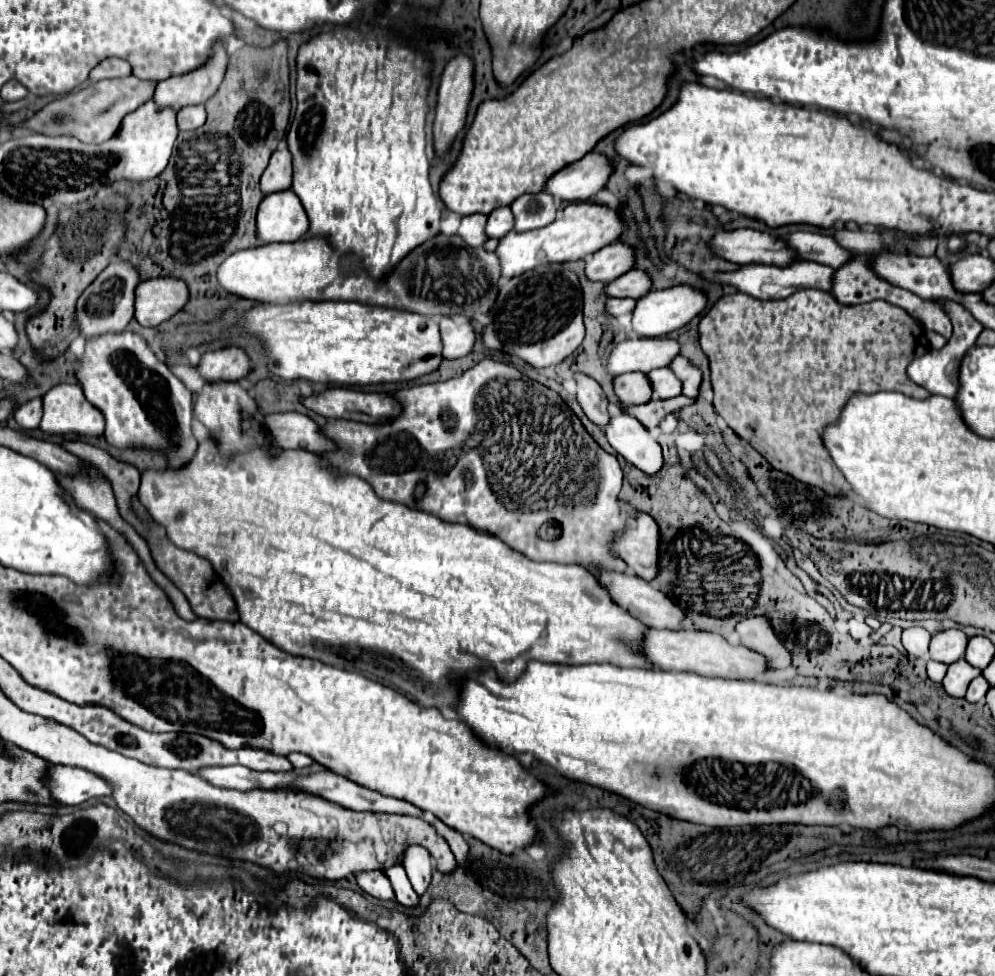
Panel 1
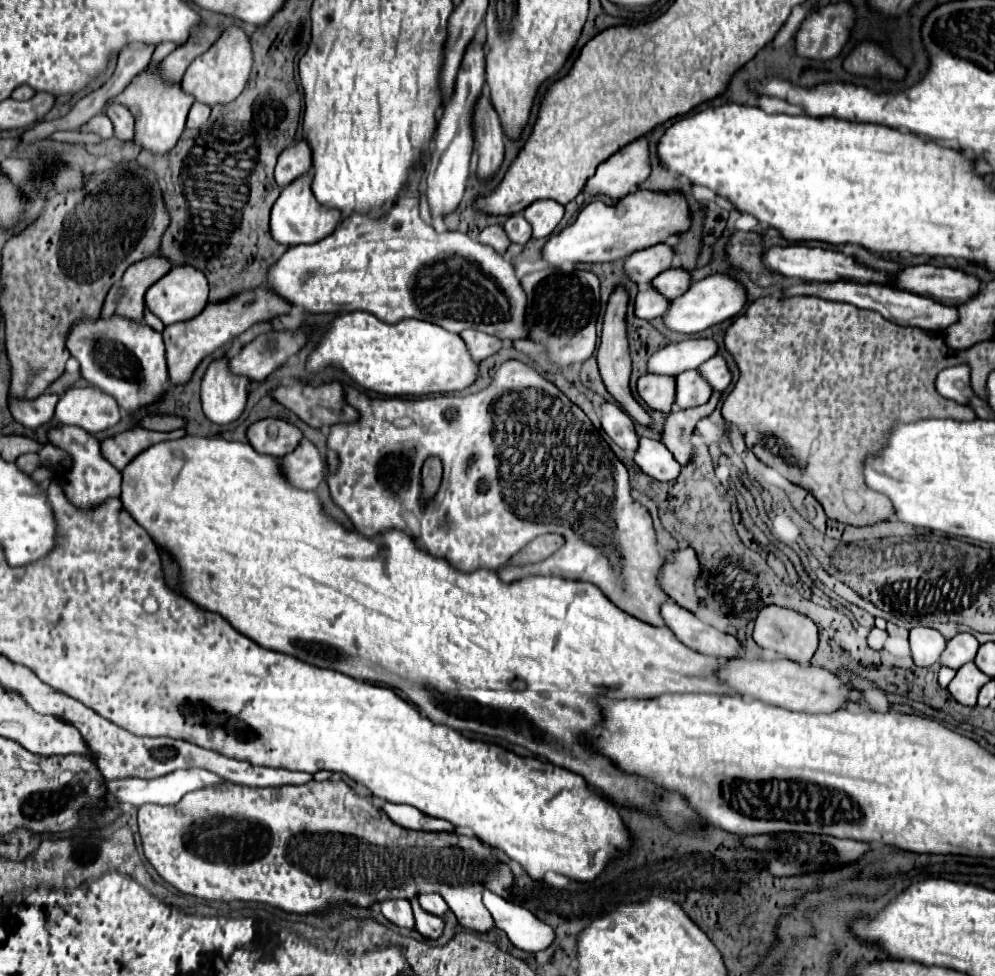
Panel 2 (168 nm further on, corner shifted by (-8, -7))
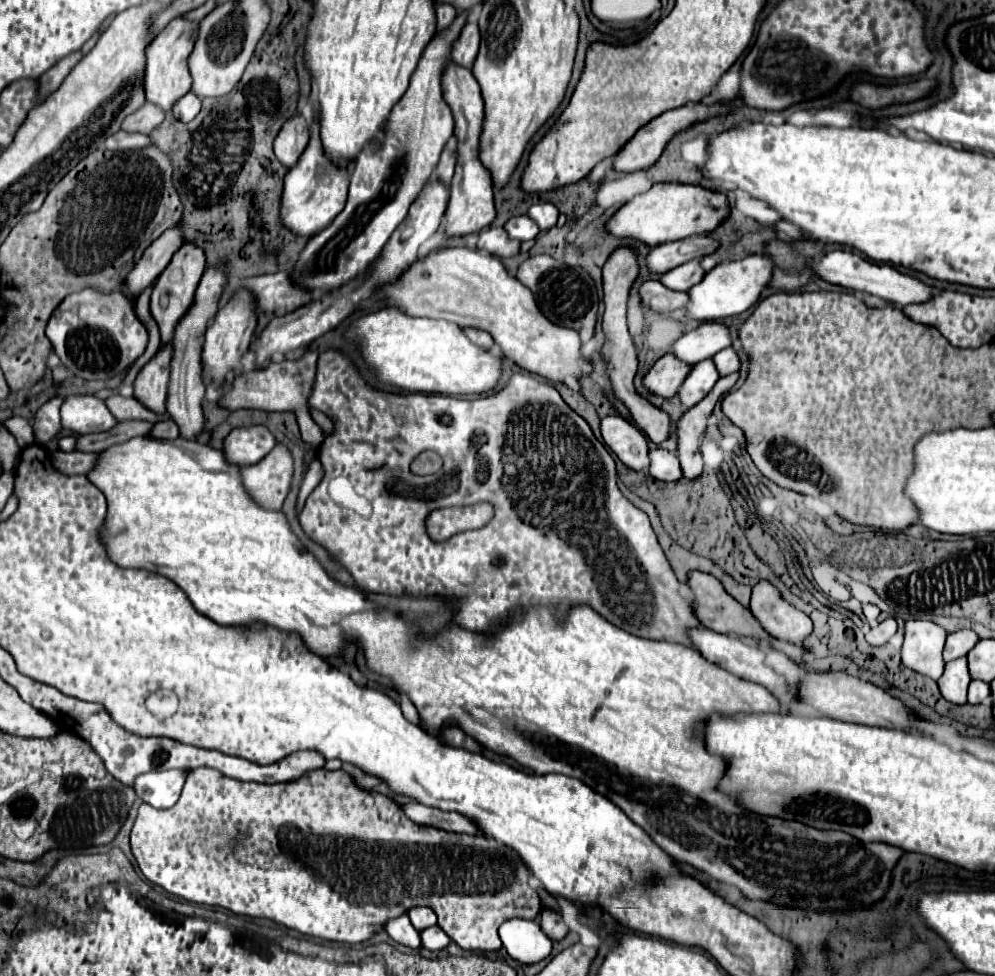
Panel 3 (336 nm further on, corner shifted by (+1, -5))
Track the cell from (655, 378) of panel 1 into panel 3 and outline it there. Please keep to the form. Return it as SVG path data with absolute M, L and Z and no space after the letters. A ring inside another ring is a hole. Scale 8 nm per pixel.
M705 359L705 361L693 365L677 393L683 409L687 411L691 405L697 405L711 391L711 387L717 383L717 379L719 379L719 373L711 359Z

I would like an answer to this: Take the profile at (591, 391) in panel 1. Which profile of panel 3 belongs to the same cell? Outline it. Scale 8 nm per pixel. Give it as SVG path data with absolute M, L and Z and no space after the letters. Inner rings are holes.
M609 415L601 419L601 435L607 447L629 469L647 469L647 439L635 425L631 425L619 415Z

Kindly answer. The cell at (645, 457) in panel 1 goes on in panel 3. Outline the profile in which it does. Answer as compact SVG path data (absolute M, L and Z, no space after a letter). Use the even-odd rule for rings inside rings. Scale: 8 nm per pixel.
M657 447L649 451L649 475L659 481L677 481L683 473L673 453Z

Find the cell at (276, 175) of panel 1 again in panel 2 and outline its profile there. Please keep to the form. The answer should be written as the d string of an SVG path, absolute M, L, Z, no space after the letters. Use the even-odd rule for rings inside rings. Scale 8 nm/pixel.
M306 139L296 141L292 147L286 147L280 157L278 157L278 165L276 165L276 183L280 187L290 185L290 181L294 181L298 175L306 173L312 169L312 151Z

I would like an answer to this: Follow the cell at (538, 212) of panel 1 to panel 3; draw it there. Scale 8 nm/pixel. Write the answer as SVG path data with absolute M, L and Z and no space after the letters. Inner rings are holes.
M539 201L539 203L533 203L529 207L527 215L539 225L541 231L547 231L547 229L551 229L557 223L559 209L553 203L549 203L549 201Z

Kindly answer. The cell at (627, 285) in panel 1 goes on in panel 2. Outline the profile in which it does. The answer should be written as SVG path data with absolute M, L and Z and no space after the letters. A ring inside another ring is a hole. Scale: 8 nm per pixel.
M678 267L678 269L668 269L668 271L660 273L660 275L652 281L652 285L654 285L664 297L668 297L668 299L672 301L674 297L680 297L682 293L686 293L686 289L690 289L690 285L692 285L692 275L690 275L690 271L686 271L686 269L682 269L682 267Z

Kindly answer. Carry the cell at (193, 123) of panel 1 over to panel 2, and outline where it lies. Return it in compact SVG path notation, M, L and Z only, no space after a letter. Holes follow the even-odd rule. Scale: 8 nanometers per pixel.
M196 101L196 103L192 105L192 109L190 109L190 113L188 113L186 127L188 127L188 129L198 129L204 121L208 121L208 117L210 117L210 107Z

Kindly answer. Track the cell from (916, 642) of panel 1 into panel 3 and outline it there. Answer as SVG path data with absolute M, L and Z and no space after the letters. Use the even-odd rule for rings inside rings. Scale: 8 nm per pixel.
M907 621L901 649L905 667L937 681L945 669L945 661L941 659L945 637L945 629L931 621Z

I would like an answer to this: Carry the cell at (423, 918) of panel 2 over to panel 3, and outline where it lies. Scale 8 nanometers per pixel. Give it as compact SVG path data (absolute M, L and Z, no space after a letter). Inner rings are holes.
M435 925L435 927L427 927L427 931L421 931L421 945L431 949L431 951L437 951L437 949L443 949L451 943L451 939Z

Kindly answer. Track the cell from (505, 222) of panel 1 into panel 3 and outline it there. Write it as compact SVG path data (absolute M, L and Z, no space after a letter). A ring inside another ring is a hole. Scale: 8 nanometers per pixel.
M527 215L511 217L505 223L505 231L511 235L511 239L519 239L519 241L529 241L539 235L539 227L535 227L535 223Z

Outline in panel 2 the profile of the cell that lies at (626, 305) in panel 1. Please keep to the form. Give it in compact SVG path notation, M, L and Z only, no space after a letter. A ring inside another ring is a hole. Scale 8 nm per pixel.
M646 285L638 291L636 303L634 303L634 313L640 319L654 319L654 317L662 317L670 307L670 301L666 297L662 297L652 285Z

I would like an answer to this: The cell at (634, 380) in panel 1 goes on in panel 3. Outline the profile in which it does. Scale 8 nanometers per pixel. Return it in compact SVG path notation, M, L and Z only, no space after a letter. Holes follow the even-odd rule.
M667 353L659 361L655 361L655 365L643 375L643 385L649 393L669 399L679 391L689 369L691 369L691 365L687 365Z

